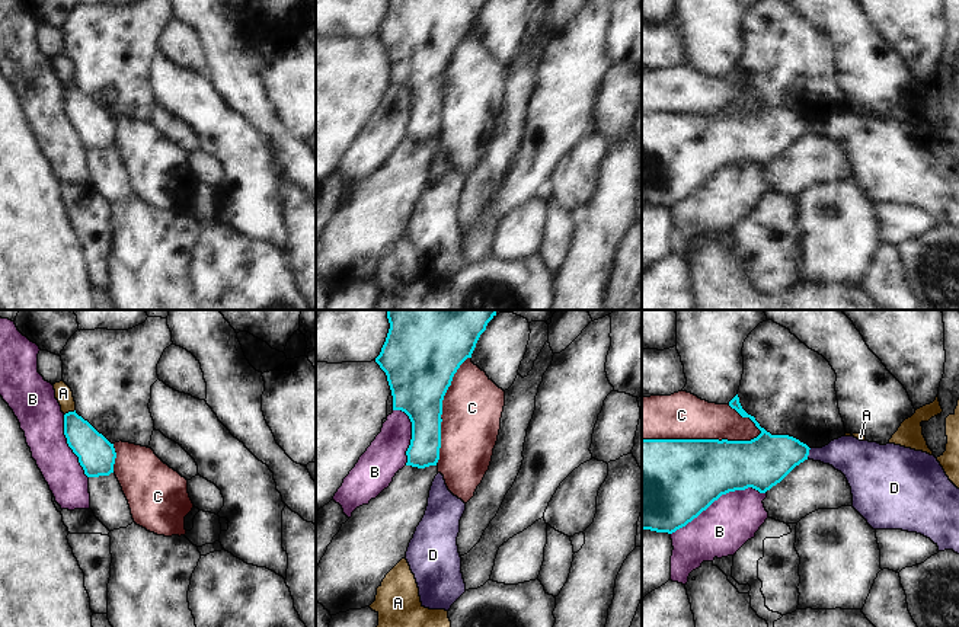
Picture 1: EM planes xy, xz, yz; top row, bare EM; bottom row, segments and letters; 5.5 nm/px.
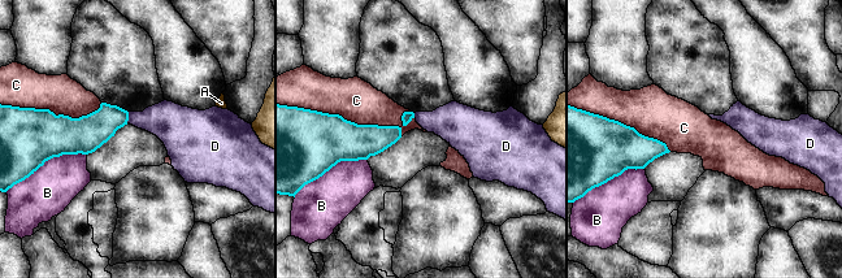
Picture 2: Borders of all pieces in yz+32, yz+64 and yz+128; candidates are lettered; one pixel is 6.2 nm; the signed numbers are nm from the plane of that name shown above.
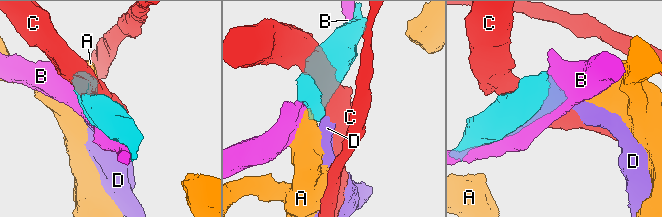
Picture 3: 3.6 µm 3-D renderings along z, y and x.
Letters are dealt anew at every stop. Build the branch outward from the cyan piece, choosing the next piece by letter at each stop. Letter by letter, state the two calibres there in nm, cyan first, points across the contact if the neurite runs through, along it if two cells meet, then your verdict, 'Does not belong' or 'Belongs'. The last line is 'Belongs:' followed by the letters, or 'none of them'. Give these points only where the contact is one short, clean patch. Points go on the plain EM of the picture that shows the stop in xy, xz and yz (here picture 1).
A: Thickness 190 nm (cyan) against 100 nm. Boundary: xy (74, 83), (64, 89). Does not belong
B: Thickness 440 nm (cyan) against 280 nm. Does not belong
C: Thickness 440 nm (cyan) against 260 nm. Does not belong
D: Thickness 280 nm (cyan) against 200 nm. Boundary: yz (811, 122), (806, 131). Does not belong
Belongs: none of them

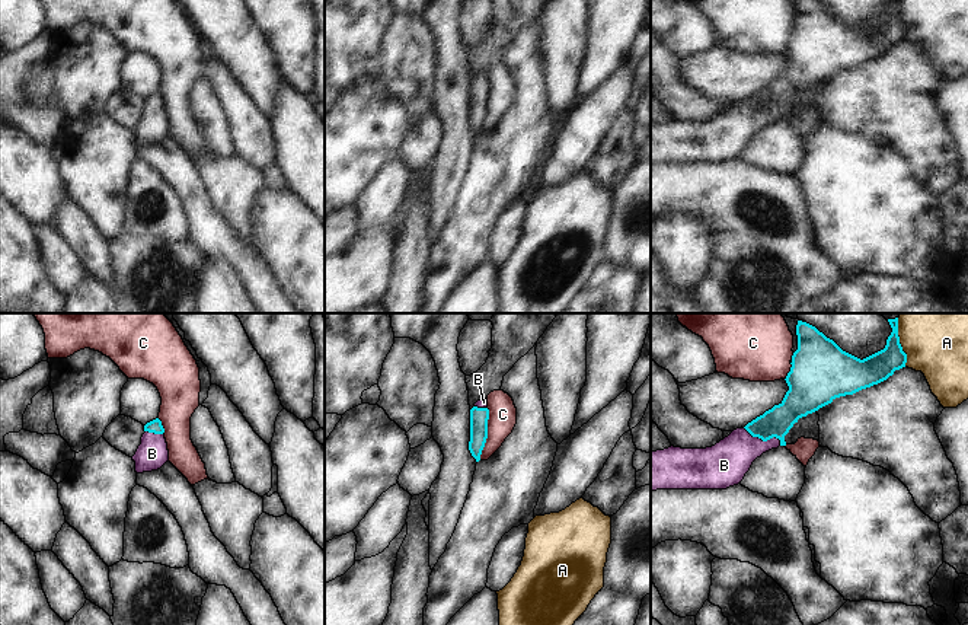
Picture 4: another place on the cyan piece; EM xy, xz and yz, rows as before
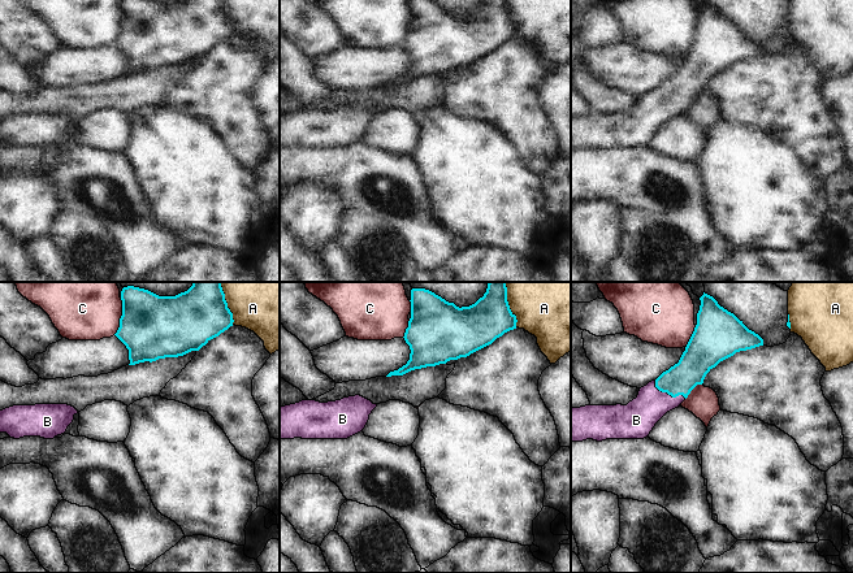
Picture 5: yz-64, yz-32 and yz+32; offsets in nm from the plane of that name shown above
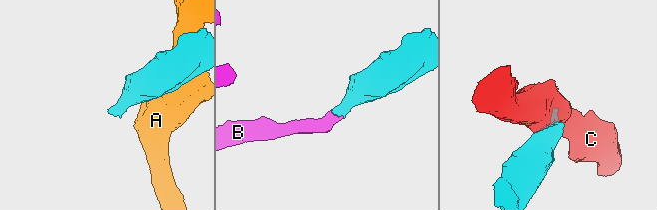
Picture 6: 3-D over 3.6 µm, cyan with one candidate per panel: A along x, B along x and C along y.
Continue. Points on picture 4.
A: Thickness 160 nm (cyan) against 300 nm. Does not belong
B: Thickness 160 nm (cyan) against 240 nm. Path across: yz (776, 96), (764, 114), (744, 118), (727, 136). Belongs
C: Thickness 100 nm (cyan) against 160 nm. Does not belong
Belongs: B

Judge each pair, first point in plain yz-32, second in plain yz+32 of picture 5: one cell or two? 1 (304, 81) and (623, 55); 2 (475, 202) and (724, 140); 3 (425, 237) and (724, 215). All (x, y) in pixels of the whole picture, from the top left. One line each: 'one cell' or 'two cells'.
1: two cells
2: one cell
3: two cells

